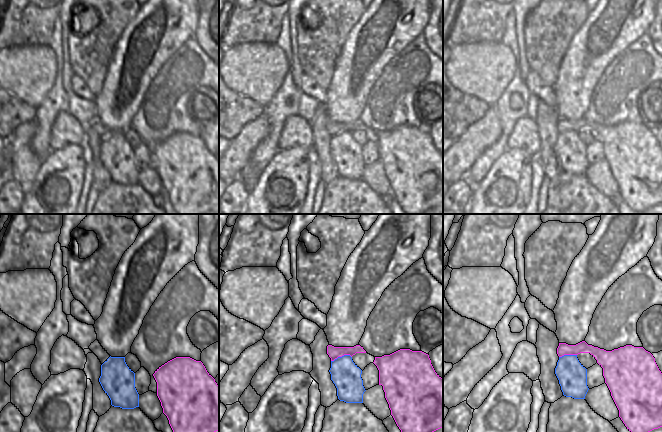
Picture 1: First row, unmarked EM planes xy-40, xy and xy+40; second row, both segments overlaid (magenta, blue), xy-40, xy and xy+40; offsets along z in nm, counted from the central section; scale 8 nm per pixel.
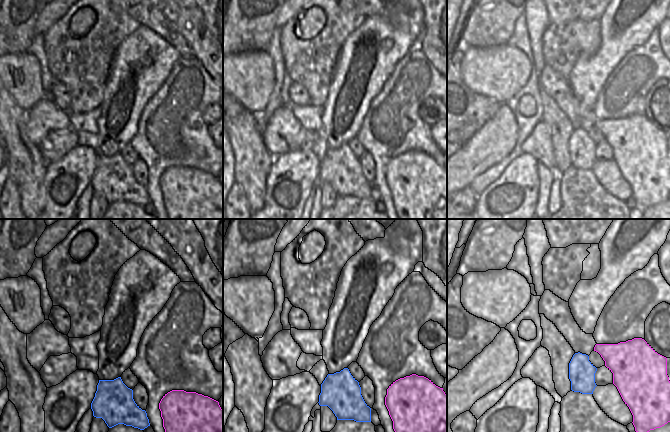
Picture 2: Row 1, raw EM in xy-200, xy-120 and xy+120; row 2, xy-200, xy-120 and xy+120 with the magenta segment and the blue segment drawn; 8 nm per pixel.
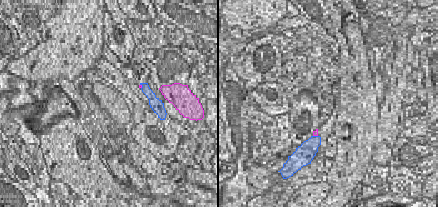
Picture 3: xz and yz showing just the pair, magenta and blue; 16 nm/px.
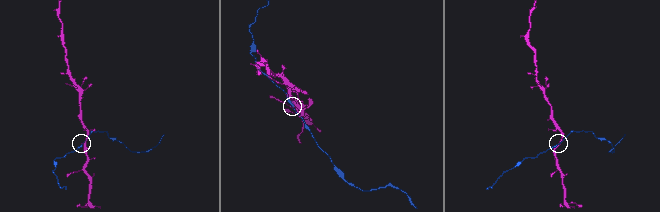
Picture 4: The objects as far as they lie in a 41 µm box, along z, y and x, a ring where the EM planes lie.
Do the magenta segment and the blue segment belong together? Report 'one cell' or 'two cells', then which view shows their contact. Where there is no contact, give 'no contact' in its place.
two cells; contact in xy

